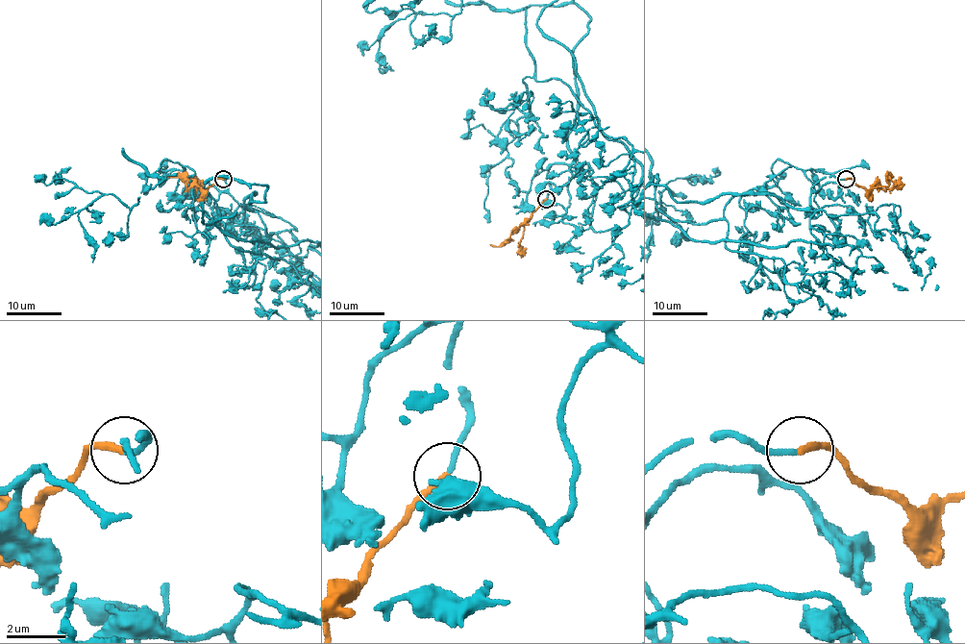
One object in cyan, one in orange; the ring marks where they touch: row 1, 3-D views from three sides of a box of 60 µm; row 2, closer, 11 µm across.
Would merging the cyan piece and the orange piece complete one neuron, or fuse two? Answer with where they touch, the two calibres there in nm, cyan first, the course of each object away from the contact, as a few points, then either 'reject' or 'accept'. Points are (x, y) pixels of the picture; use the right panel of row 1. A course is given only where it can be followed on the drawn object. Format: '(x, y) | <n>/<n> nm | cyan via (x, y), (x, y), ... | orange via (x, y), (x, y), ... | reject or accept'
(846, 179) | 190/240 nm | cyan via (845, 179), (823, 176), (806, 208), (757, 193), (678, 201), (650, 184), (651, 157) | orange via (845, 179), (851, 178), (867, 188), (876, 185), (885, 188), (894, 178), (891, 178) | accept

